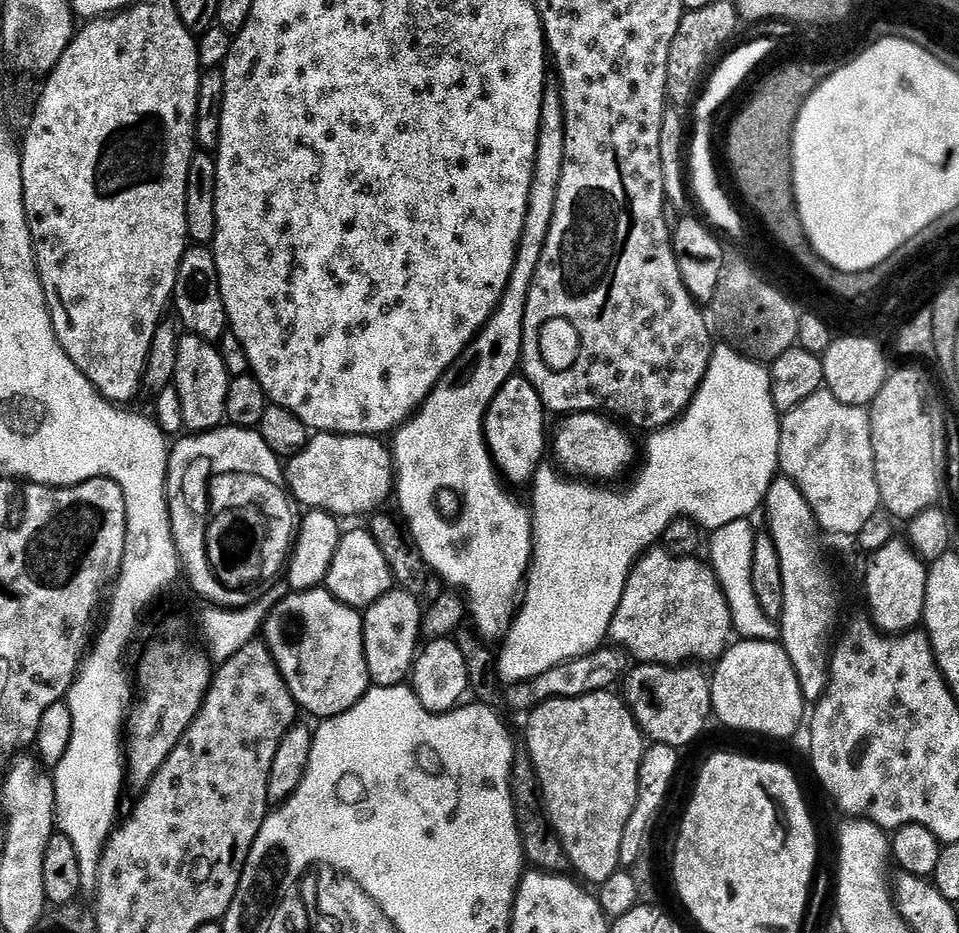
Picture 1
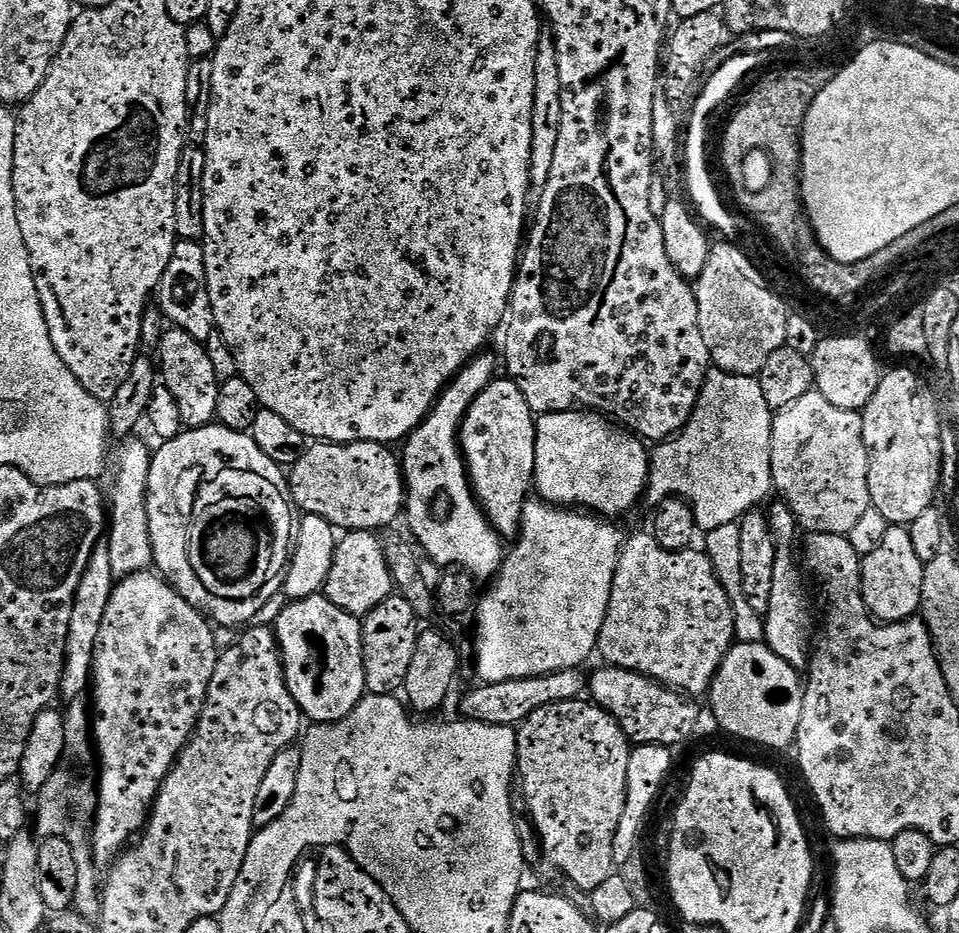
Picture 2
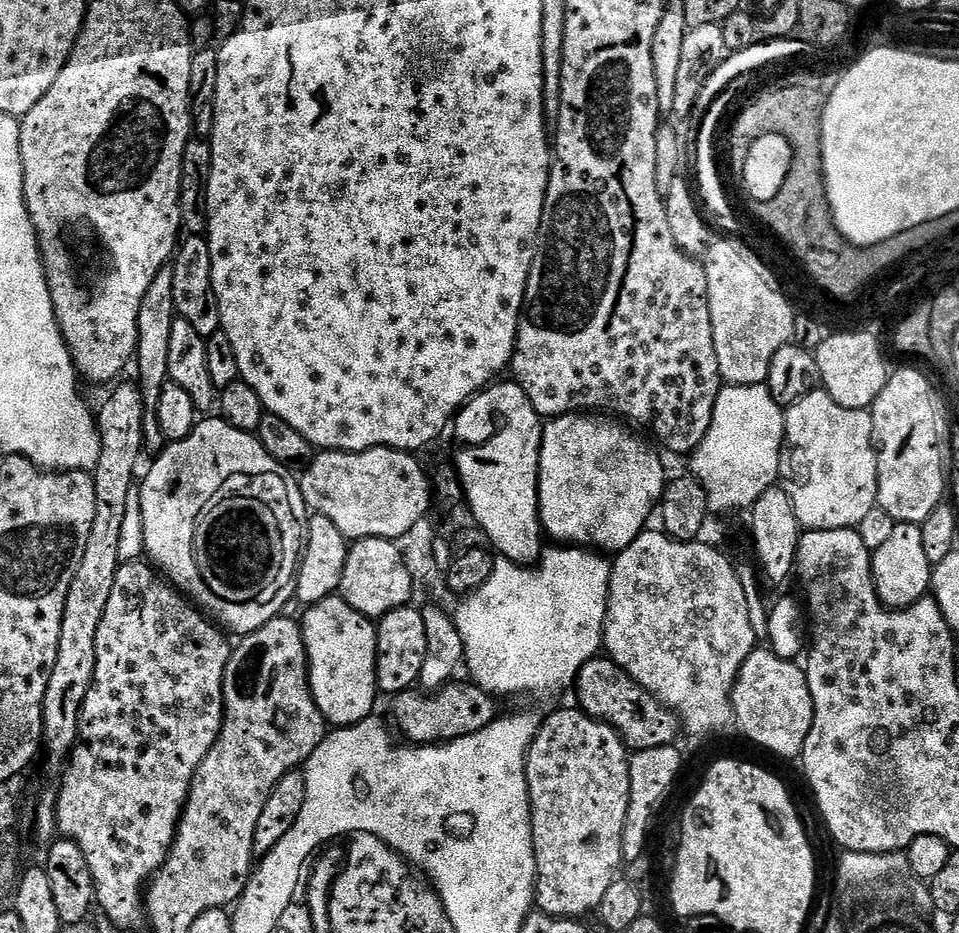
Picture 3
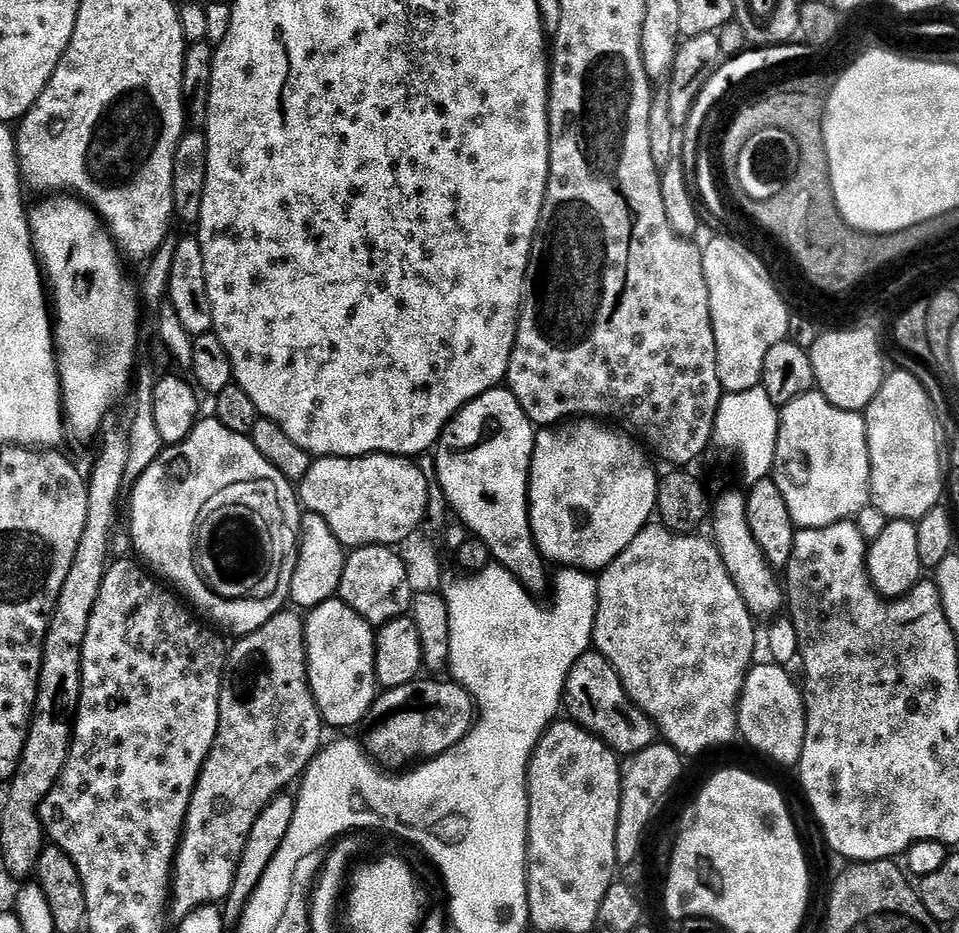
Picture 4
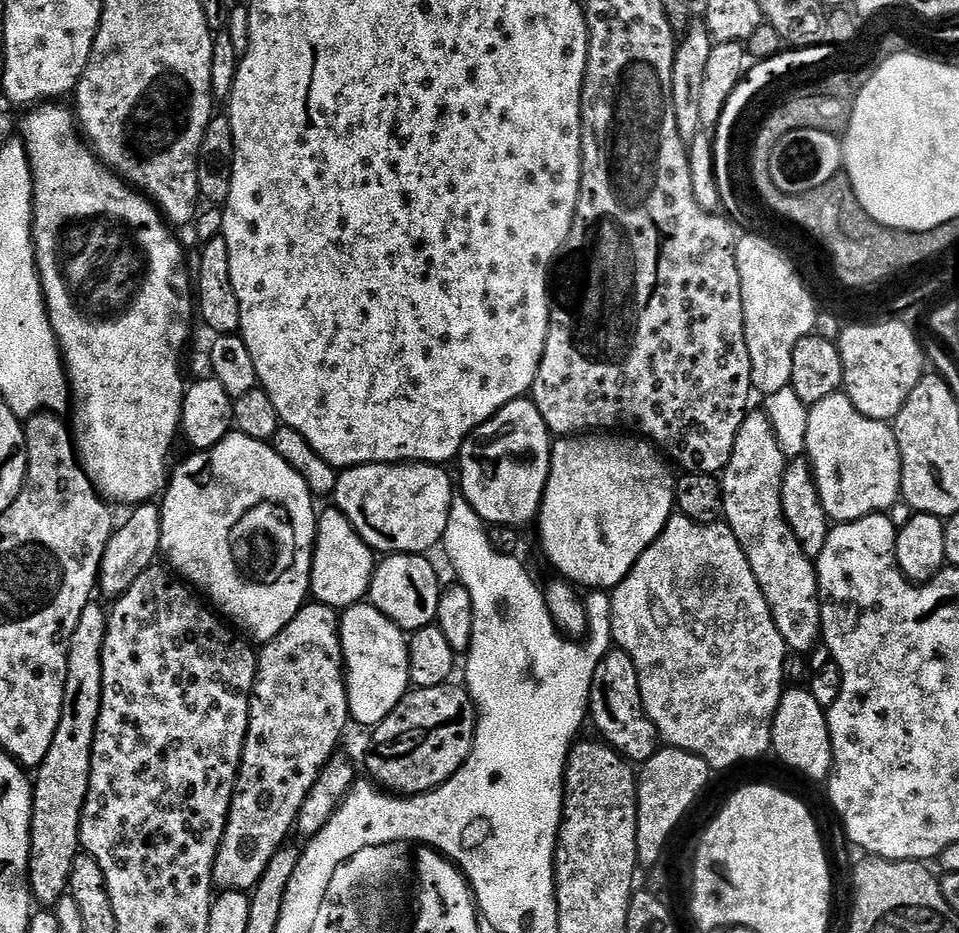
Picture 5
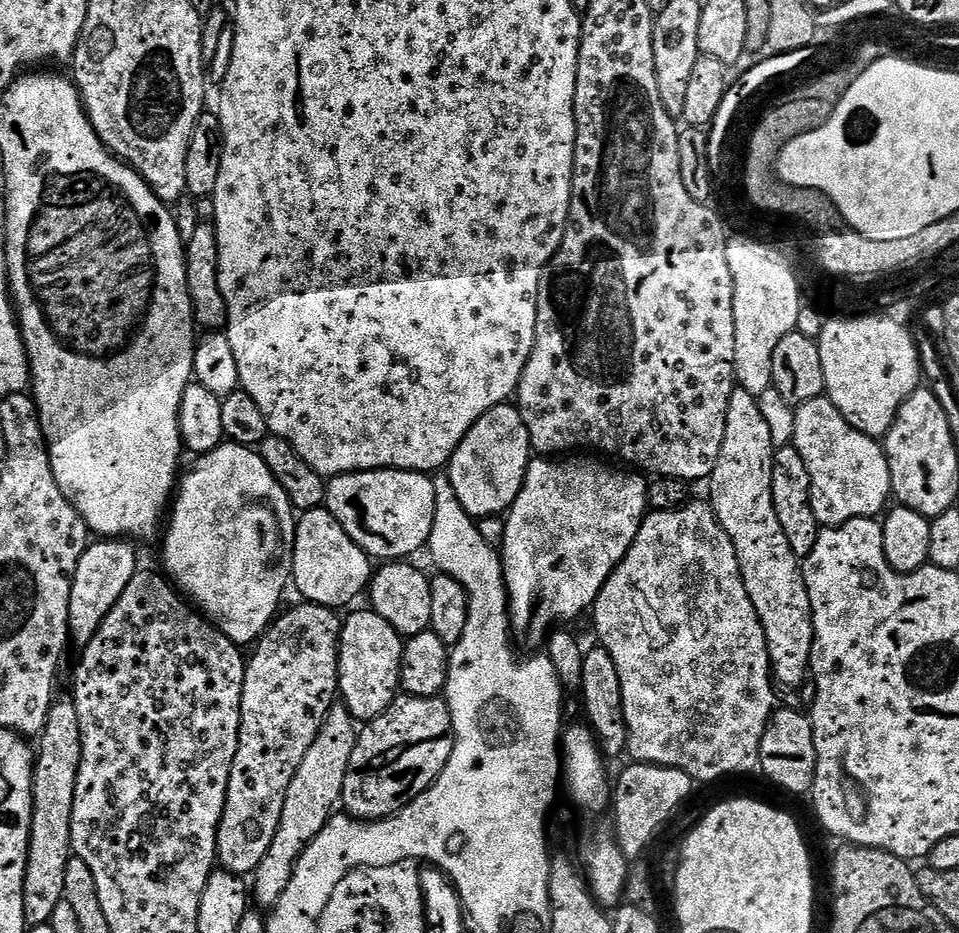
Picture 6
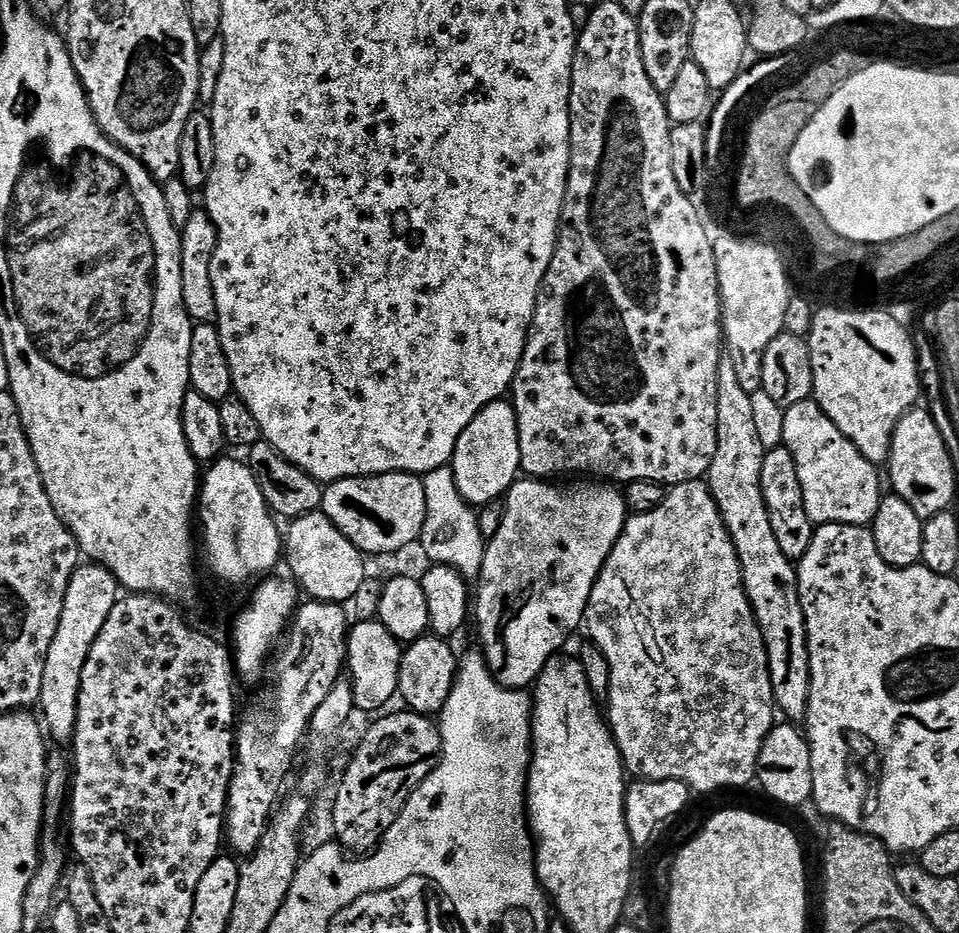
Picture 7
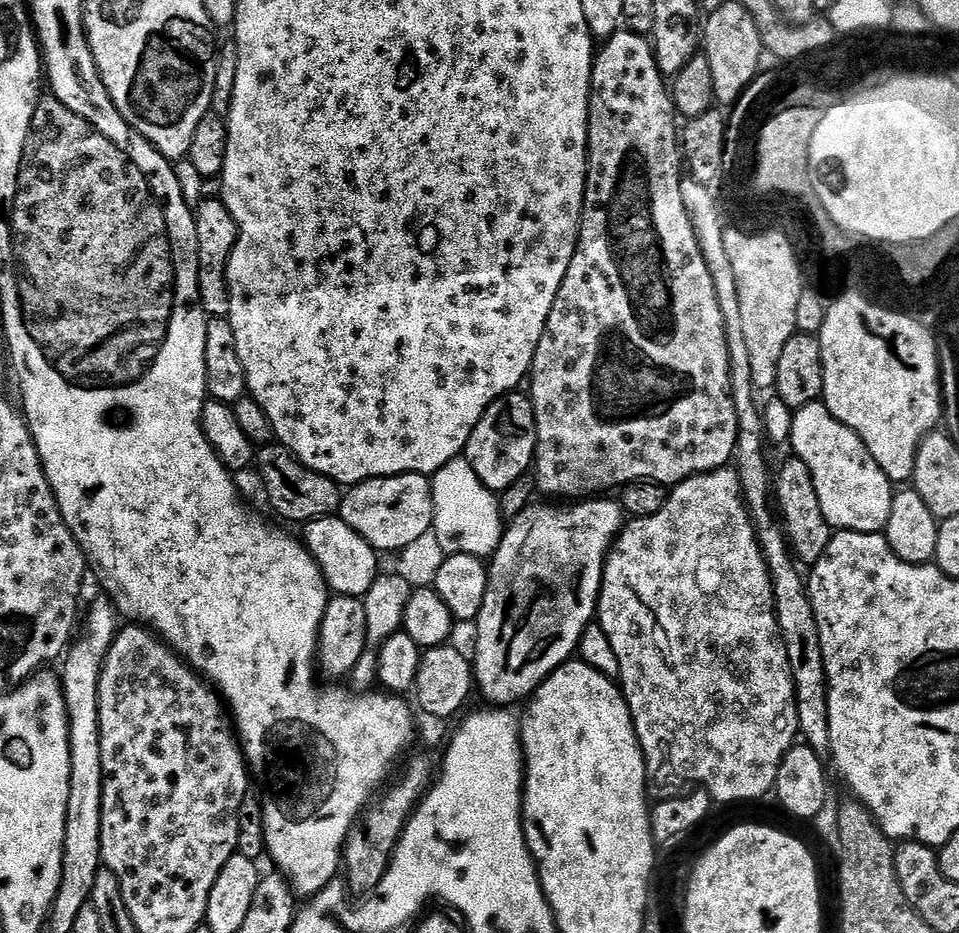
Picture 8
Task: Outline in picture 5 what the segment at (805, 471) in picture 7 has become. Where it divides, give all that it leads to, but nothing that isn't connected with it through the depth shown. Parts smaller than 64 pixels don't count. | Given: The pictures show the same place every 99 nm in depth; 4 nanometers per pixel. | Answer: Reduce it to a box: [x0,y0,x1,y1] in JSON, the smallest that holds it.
[805,391,900,522]

